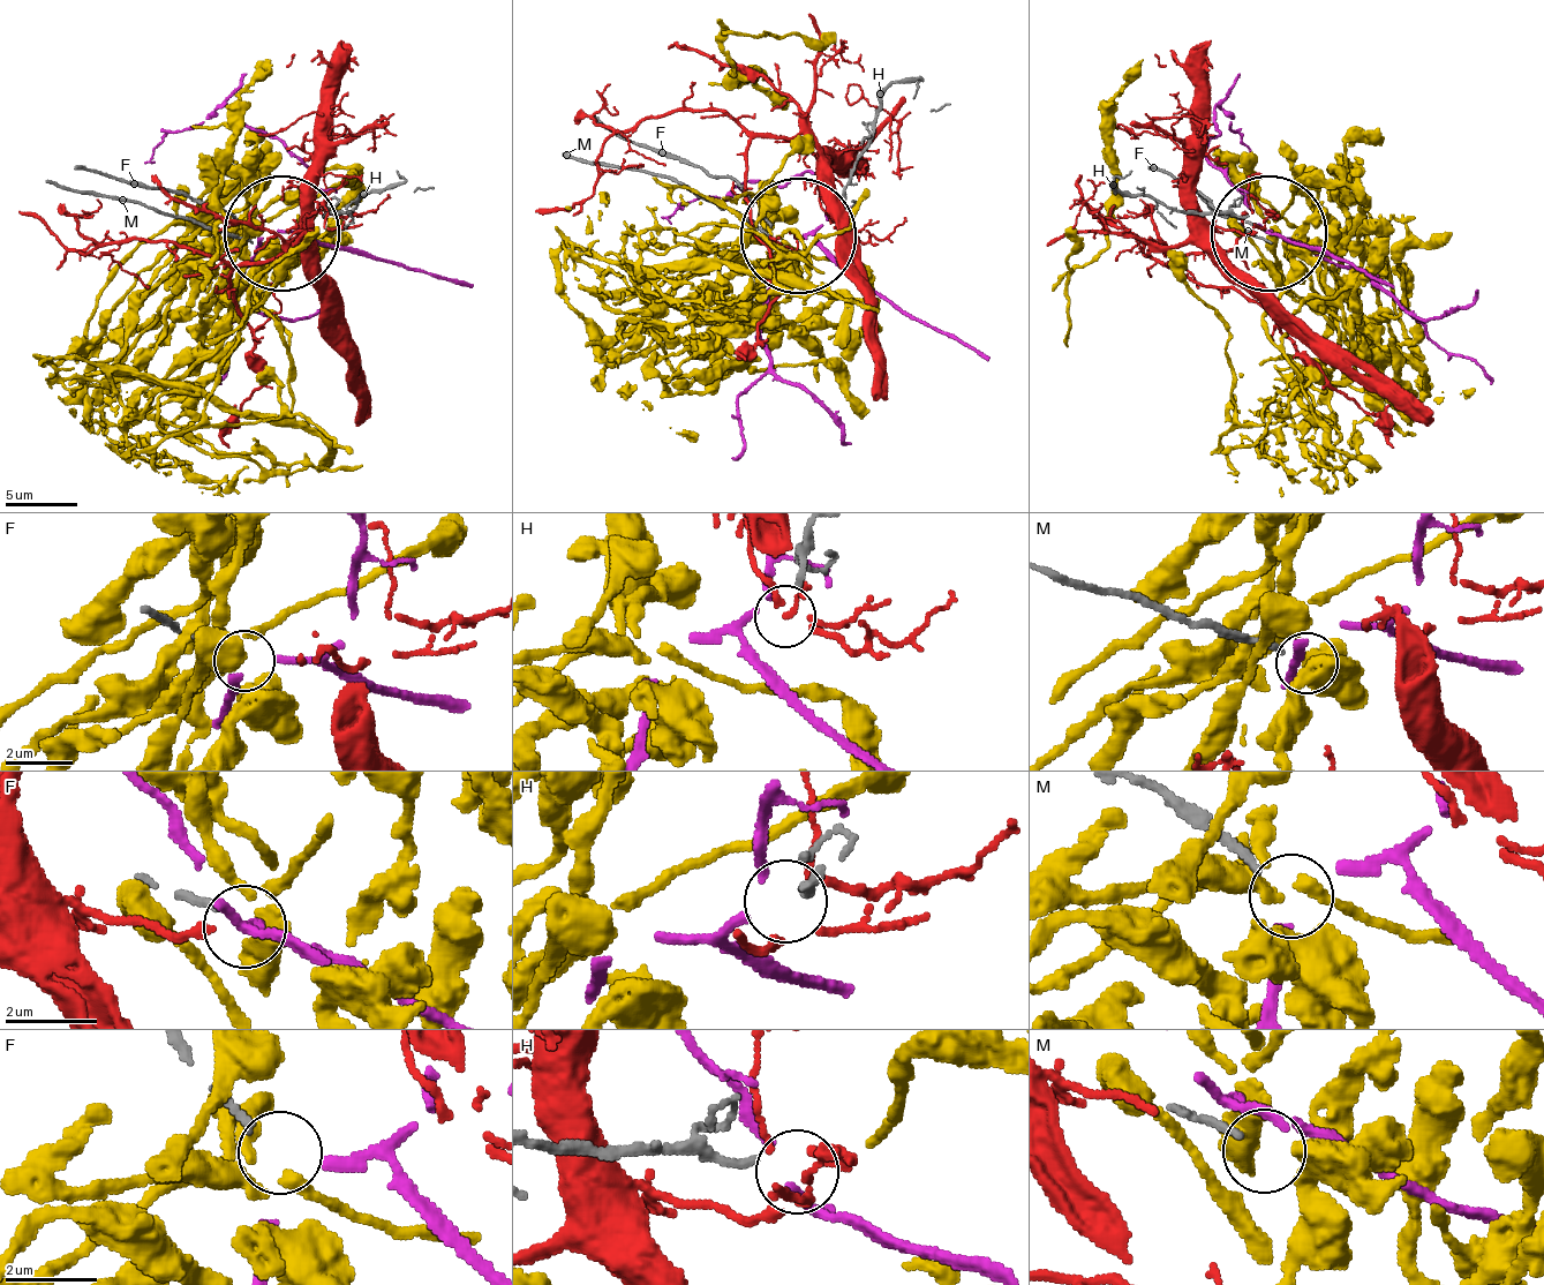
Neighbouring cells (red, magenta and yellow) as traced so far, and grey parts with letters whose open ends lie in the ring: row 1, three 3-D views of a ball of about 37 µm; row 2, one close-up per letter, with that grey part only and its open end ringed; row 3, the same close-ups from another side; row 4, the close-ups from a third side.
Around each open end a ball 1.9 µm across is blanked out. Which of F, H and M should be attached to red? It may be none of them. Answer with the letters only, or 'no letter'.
no letter

